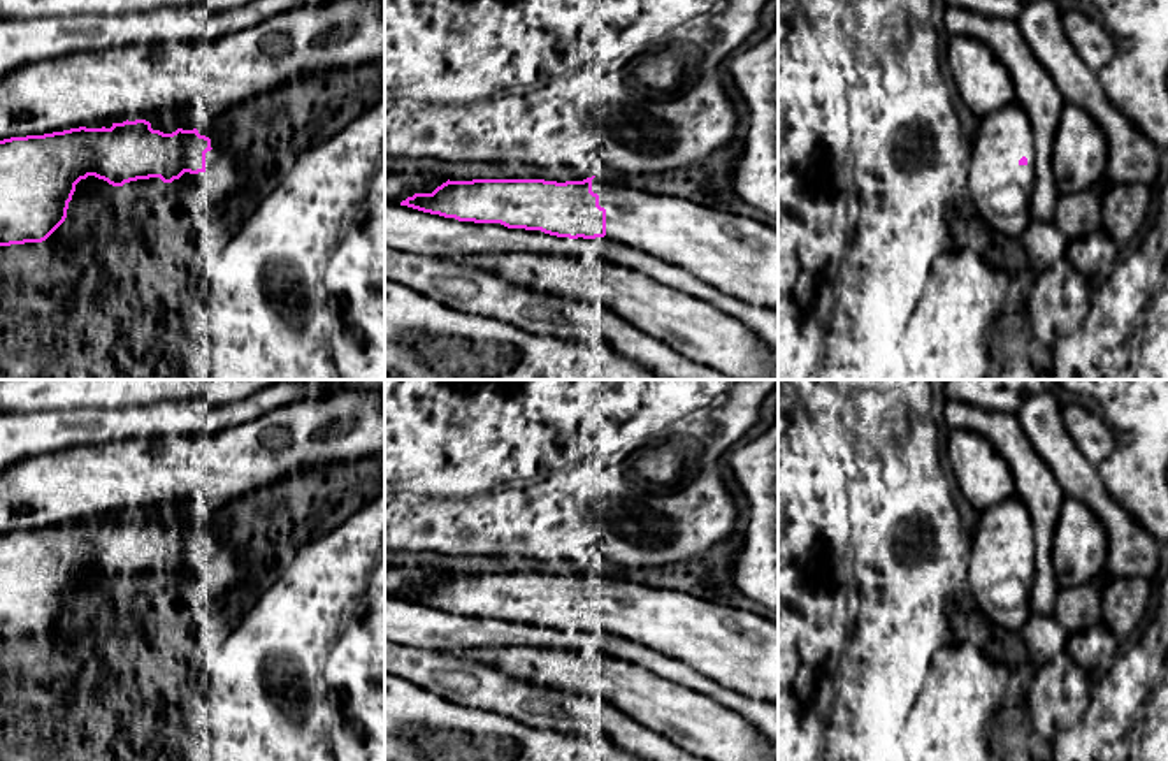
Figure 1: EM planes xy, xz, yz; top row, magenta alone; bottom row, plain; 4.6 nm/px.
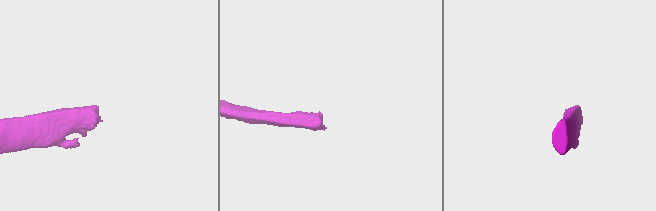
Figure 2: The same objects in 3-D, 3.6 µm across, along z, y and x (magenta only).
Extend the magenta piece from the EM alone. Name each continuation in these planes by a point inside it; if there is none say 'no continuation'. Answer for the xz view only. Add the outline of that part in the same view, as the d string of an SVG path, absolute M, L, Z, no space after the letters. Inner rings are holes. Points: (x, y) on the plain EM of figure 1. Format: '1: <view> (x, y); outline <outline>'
1: xz (738, 649); outline M592 573L606 603L606 633L683 663L746 698L778 705L778 626L748 610L717 605L673 589L653 589Z

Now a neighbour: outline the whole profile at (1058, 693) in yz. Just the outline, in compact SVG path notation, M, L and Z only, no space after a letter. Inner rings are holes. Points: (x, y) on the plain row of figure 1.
M1063 652L1052 661L1033 668L1033 675L1024 685L1029 717L1036 736L1052 742L1056 735L1078 722L1091 701L1091 680L1070 654Z

